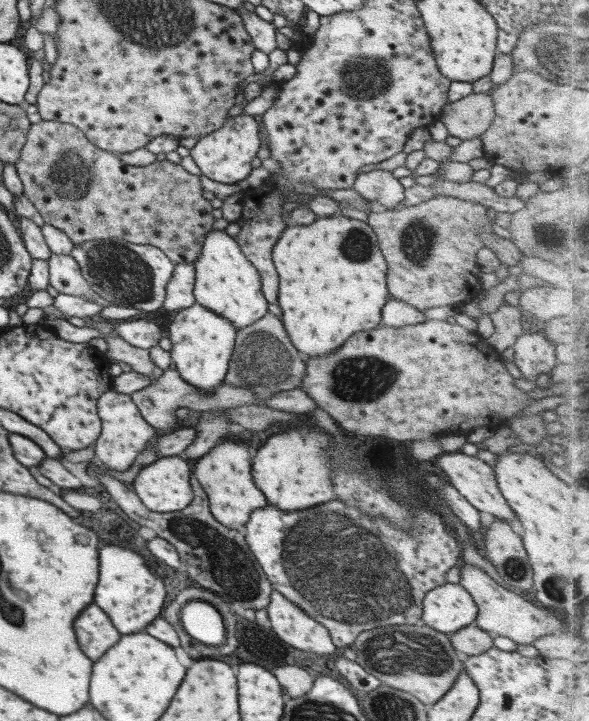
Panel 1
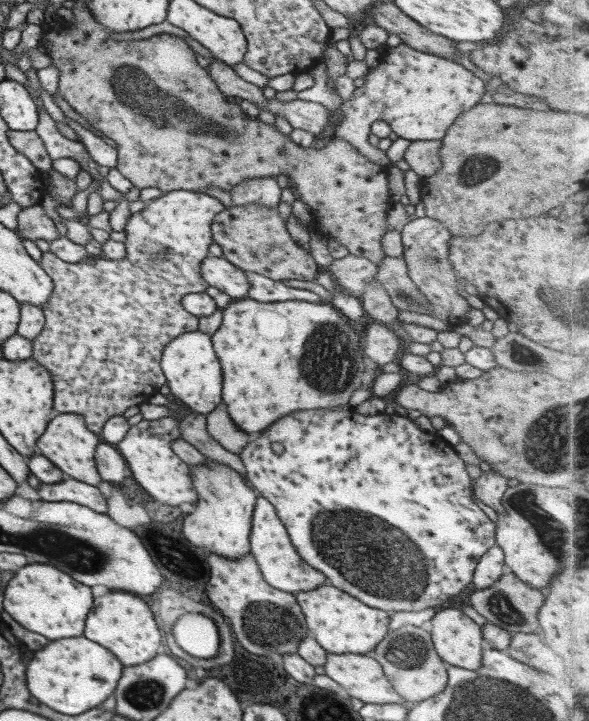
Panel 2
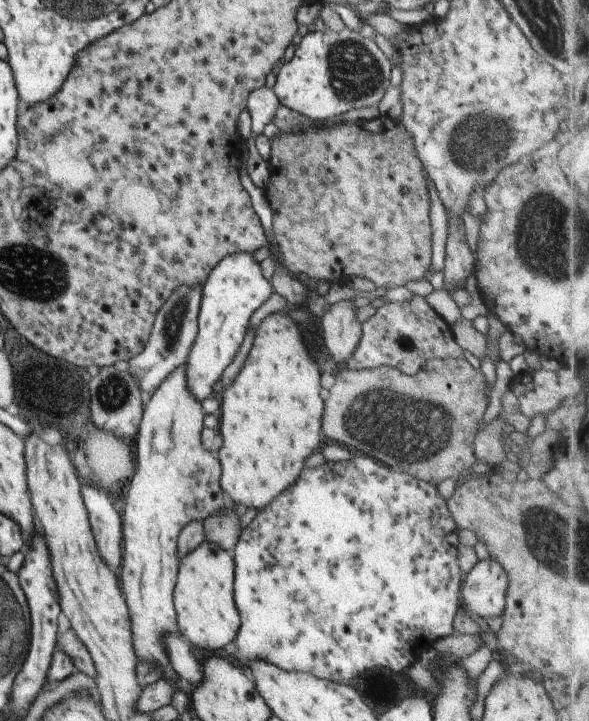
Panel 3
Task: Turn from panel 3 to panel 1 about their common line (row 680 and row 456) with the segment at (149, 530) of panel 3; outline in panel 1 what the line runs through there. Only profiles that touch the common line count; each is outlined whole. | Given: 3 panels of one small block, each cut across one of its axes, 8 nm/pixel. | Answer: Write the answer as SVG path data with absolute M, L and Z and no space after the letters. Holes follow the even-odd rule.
M164 456L141 468L135 474L131 486L133 486L137 498L150 511L156 513L175 512L185 508L192 501L191 474L191 462L181 456Z

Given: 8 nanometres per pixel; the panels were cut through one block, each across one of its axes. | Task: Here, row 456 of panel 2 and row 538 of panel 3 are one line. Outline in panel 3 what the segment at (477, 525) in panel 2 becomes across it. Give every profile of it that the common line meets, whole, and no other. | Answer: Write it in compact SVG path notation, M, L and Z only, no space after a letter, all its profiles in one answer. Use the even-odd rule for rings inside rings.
M367 455L353 456L345 460L345 462L325 462L317 468L303 468L303 472L299 472L299 478L291 484L291 488L283 490L275 500L271 500L271 504L267 504L267 508L263 507L259 509L255 517L242 528L240 537L238 538L235 548L231 551L234 556L234 585L233 585L233 600L240 618L240 627L235 635L235 654L245 660L245 665L249 666L250 660L261 659L265 662L274 664L276 667L282 668L286 671L301 671L312 674L320 679L330 680L334 683L345 684L349 680L353 680L356 676L359 676L361 672L369 670L370 668L389 668L389 670L395 670L395 672L401 672L408 668L410 664L419 658L419 654L425 650L432 650L433 643L437 638L445 638L453 632L453 616L455 616L456 610L460 605L459 592L463 575L459 571L459 565L457 561L457 544L459 536L457 535L457 528L455 521L446 506L446 500L444 500L436 489L436 485L432 485L427 481L417 480L417 478L409 476L401 471L394 471L389 466L385 466L379 461L373 460Z

